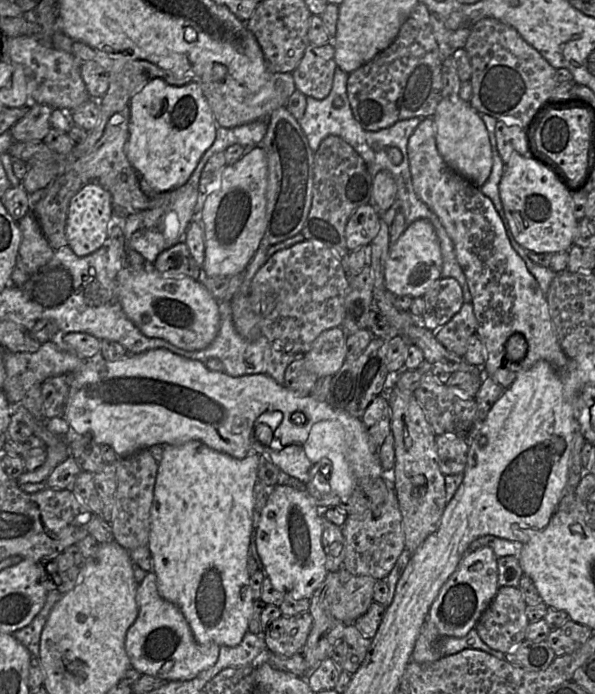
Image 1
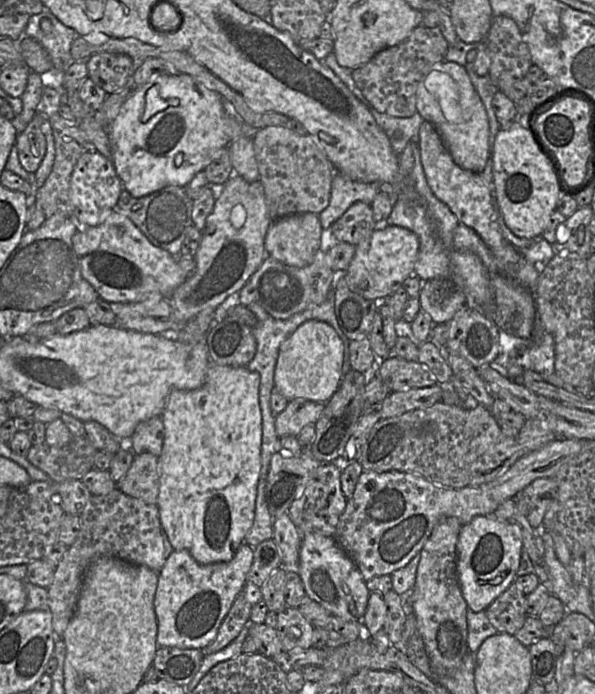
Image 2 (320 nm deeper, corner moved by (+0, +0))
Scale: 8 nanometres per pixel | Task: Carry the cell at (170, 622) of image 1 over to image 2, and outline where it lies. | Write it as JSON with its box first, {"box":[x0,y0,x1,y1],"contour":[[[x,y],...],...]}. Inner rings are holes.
{"box":[154,543,254,650],"contour":[[[242,543],[229,562],[199,564],[186,550],[173,551],[159,572],[154,598],[159,647],[203,650],[216,638],[235,599],[247,583],[254,548]]]}

